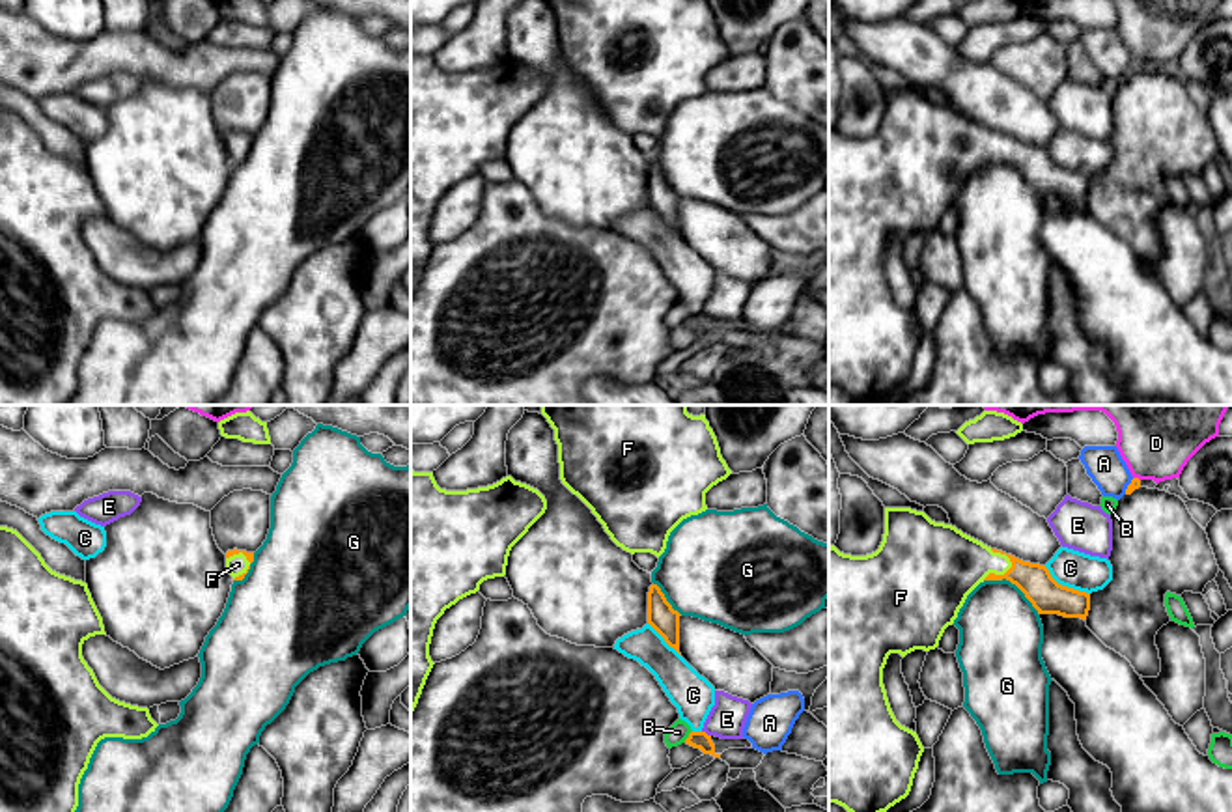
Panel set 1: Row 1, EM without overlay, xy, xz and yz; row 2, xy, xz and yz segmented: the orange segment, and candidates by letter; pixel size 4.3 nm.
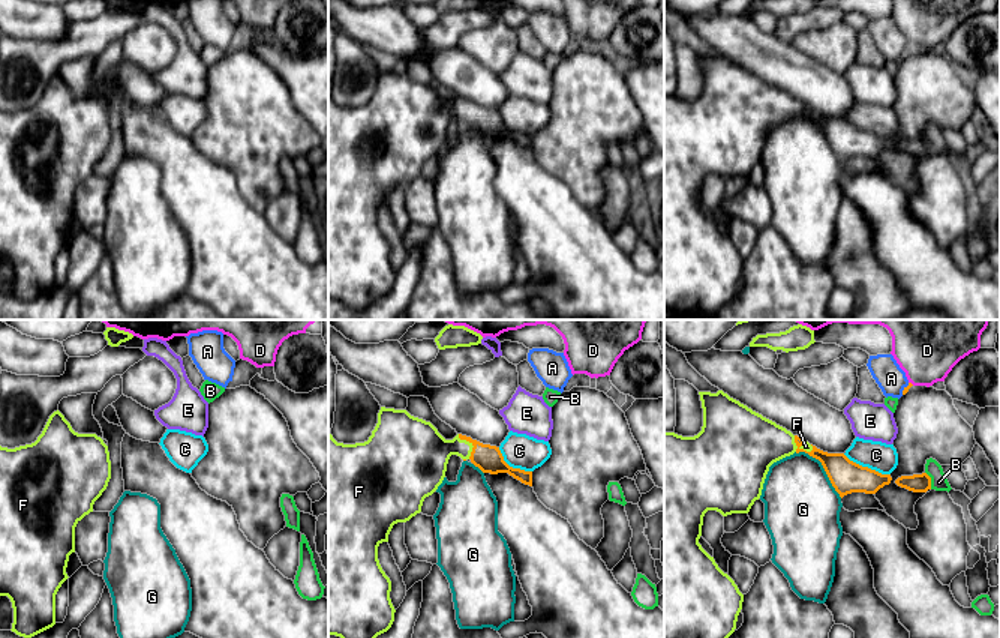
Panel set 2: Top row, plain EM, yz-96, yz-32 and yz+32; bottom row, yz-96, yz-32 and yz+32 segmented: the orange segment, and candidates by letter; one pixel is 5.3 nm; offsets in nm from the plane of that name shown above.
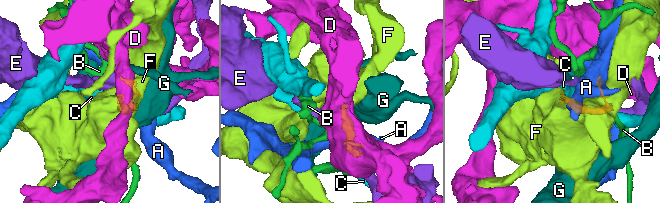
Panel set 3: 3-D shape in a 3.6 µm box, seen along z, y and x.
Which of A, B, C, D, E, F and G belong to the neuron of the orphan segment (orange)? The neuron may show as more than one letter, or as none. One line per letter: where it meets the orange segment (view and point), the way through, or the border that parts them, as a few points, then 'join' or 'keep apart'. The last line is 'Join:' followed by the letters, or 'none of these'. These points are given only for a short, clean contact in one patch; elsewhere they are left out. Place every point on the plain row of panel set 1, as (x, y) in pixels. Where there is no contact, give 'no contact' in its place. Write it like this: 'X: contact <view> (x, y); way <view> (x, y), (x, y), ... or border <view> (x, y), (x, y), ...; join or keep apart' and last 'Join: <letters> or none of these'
A: contact yz (1128, 68); border yz (1134, 60), (1124, 75); keep apart
B: contact xz (689, 318); keep apart
C: contact yz (1066, 168); keep apart
D: contact yz (1137, 60); border yz (1134, 58), (1139, 62); keep apart
E: contact xz (704, 314); border xz (702, 312), (710, 318); keep apart
F: contact yz (999, 157); way yz (1035, 163), (1022, 155), (999, 157), (990, 148), (943, 148); join
G: contact yz (1014, 165); border yz (984, 161), (1008, 161), (1038, 196); keep apart
Join: F

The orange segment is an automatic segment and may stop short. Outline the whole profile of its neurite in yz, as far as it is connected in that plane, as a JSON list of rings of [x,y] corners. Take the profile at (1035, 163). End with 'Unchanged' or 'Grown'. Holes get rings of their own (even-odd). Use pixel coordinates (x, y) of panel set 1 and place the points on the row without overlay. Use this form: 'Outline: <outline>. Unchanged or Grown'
Outline: [[[885,90],[885,116],[879,131],[851,138],[829,129],[829,385],[859,401],[868,401],[905,381],[911,373],[924,329],[917,314],[902,308],[889,286],[883,250],[890,235],[905,239],[915,231],[935,231],[958,200],[967,177],[984,162],[1010,162],[1038,196],[1086,202],[1090,175],[1058,166],[1049,151],[991,131],[952,106],[935,105],[924,93]]]. Grown

